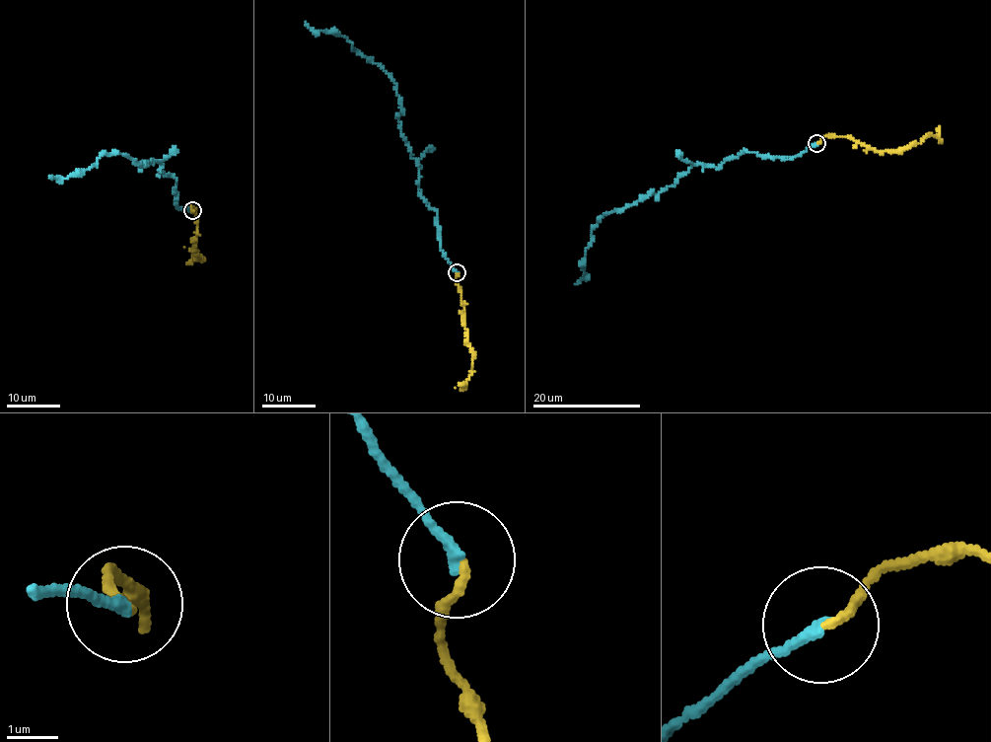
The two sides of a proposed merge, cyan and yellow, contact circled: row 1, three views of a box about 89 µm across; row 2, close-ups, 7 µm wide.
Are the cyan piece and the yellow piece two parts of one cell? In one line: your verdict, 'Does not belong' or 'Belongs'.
Belongs

